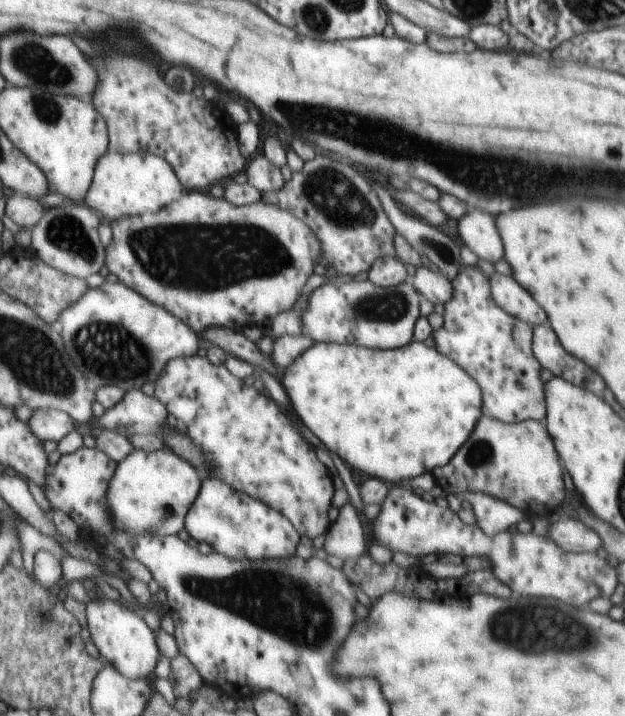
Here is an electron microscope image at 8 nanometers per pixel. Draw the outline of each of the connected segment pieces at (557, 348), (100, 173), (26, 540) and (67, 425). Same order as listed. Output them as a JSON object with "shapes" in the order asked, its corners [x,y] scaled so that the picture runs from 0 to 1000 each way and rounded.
{"shapes":[[[[878,453],[869,455],[856,454],[853,458],[853,494],[866,514],[877,517],[885,527],[904,529],[917,535],[917,539],[928,539],[946,550],[962,550],[968,536],[946,514],[939,514],[930,503],[907,494],[888,464],[878,458]]],[[[174,211],[158,223],[149,257],[131,285],[157,296],[165,306],[181,309],[248,299],[274,282],[286,281],[294,271],[296,258],[290,257],[282,237],[261,219],[232,212],[184,215]]],[[[37,723],[37,726],[40,726],[40,729],[30,729],[27,740],[30,740],[30,754],[34,754],[34,760],[37,760],[37,791],[43,793],[46,803],[56,803],[56,775],[64,768],[75,768],[75,771],[88,774],[94,782],[98,782],[101,777],[110,775],[107,768],[98,763],[98,758],[88,754],[86,749],[69,746],[40,723]]],[[[59,571],[46,588],[46,595],[53,606],[67,617],[75,617],[75,615],[94,617],[110,603],[117,603],[117,598],[130,599],[107,575],[91,571]]]]}

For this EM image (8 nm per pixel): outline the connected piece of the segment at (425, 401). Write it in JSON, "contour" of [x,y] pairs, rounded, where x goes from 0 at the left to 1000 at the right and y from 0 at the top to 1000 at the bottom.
{"contour":[[[504,478],[498,480],[494,489],[482,490],[482,494],[459,511],[453,520],[456,528],[450,528],[450,534],[456,531],[456,545],[459,553],[466,559],[466,567],[472,573],[472,578],[482,584],[482,589],[488,589],[488,598],[494,598],[523,628],[530,628],[533,634],[539,634],[549,645],[555,645],[562,654],[590,662],[590,665],[613,665],[613,673],[622,673],[622,677],[640,677],[651,669],[664,668],[670,662],[688,661],[696,652],[715,648],[730,630],[749,615],[750,606],[757,605],[757,595],[768,588],[770,573],[770,543],[763,539],[763,534],[744,520],[738,517],[725,503],[718,503],[715,497],[702,494],[696,486],[683,486],[672,478],[654,478],[654,483],[645,486],[632,486],[632,489],[594,489],[594,486],[574,486],[574,483],[562,483],[562,480],[526,480],[526,478]]]}

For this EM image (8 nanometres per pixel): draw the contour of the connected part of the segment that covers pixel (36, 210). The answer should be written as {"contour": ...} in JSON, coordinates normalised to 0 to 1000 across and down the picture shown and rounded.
{"contour":[[[14,270],[8,299],[27,314],[46,324],[70,303],[74,289],[61,279],[38,271]]]}

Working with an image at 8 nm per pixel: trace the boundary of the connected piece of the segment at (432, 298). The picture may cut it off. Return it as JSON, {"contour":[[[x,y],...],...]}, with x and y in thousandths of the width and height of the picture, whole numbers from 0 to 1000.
{"contour":[[[683,372],[666,376],[661,385],[656,385],[656,395],[667,411],[693,426],[722,419],[722,392],[709,381],[693,380]]]}

